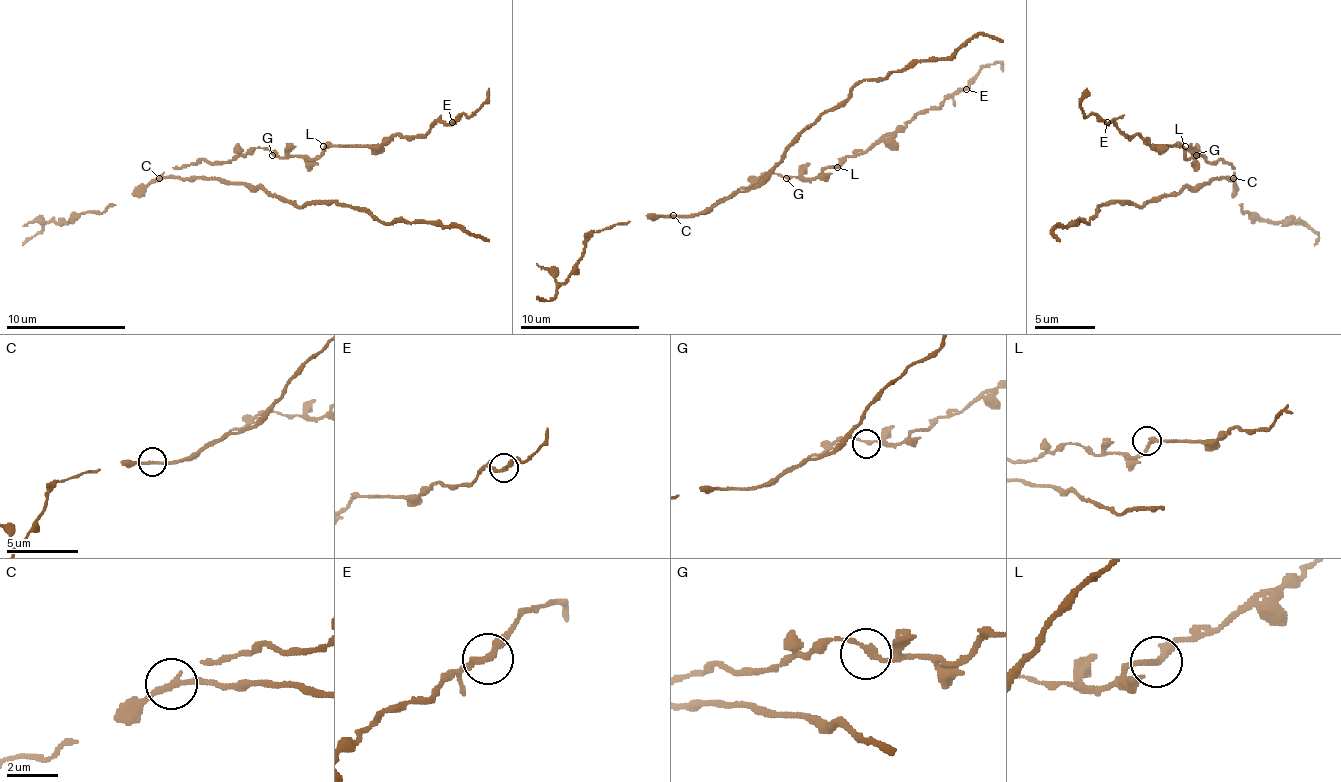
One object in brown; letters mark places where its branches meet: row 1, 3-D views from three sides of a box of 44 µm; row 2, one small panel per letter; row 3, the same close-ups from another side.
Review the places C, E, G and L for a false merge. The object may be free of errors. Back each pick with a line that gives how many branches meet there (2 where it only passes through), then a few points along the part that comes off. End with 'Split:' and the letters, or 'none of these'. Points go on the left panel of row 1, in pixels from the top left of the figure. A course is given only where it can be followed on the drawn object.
C: branches 2; course (158, 178), (236, 181), (299, 205), (338, 202), (350, 208), (368, 208), (386, 223), (437, 220), (488, 241)
Split: C

